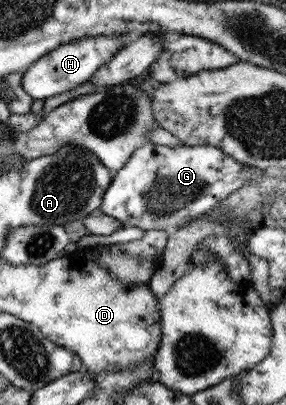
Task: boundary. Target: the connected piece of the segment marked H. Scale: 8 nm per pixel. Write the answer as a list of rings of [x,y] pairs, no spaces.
[[[113,33],[87,38],[78,38],[65,44],[60,44],[56,49],[45,53],[36,61],[33,61],[23,71],[21,76],[22,89],[31,99],[44,101],[52,95],[58,95],[70,91],[91,79],[92,74],[101,68],[120,48],[122,34]]]

